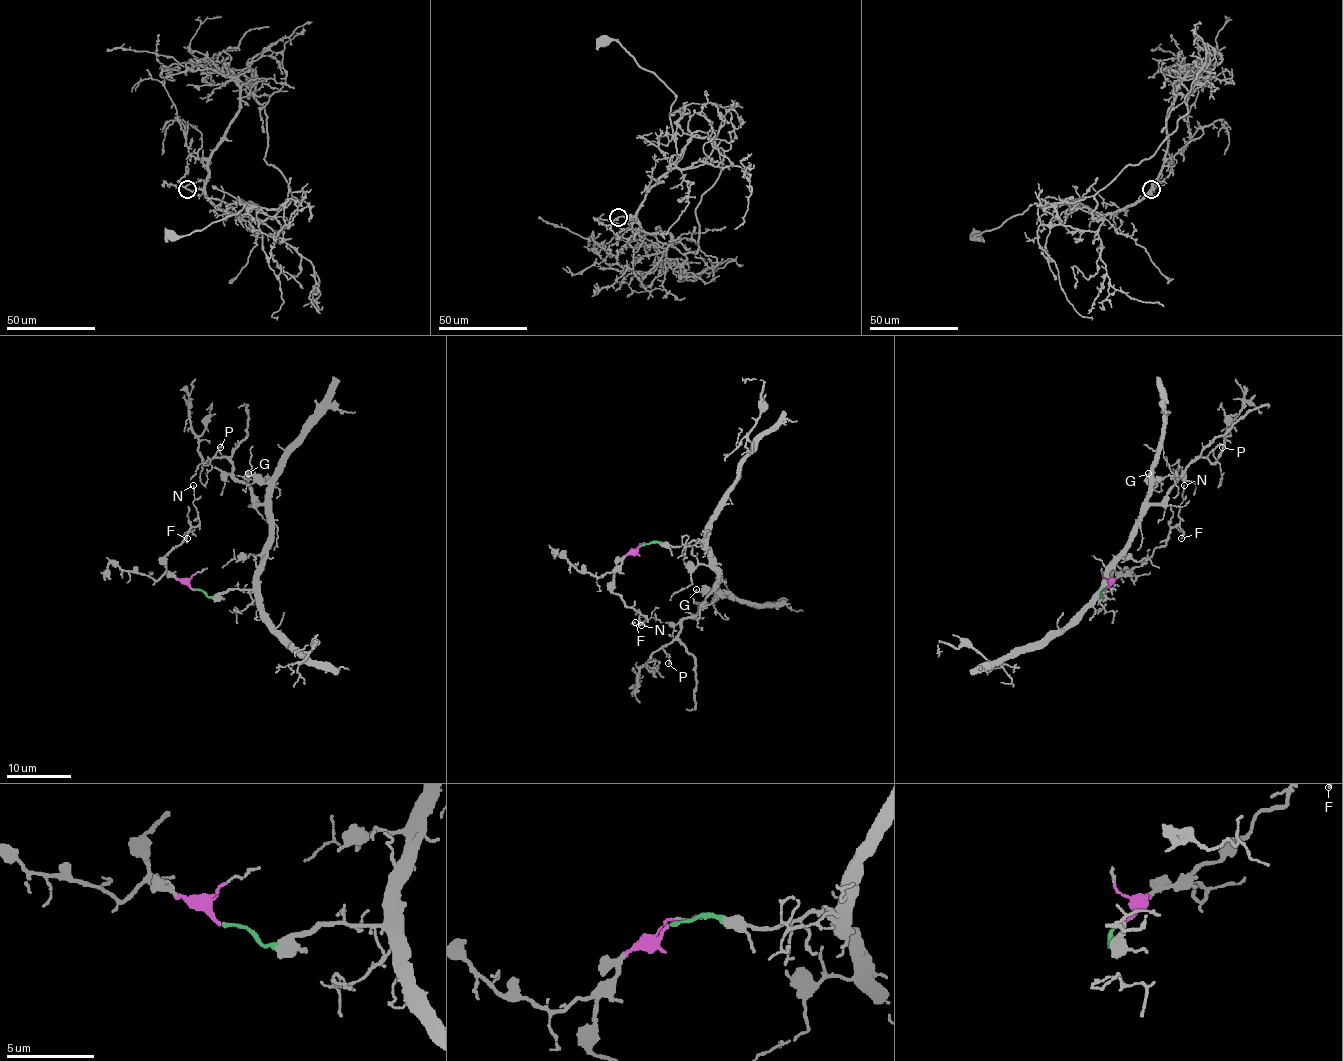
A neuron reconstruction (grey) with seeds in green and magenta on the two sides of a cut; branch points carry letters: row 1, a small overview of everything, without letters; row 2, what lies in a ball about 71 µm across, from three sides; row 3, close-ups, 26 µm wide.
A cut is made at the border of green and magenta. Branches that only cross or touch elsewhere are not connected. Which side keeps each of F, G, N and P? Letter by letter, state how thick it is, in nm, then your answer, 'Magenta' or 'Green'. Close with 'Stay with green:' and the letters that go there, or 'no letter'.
F: Thickness 130 nm. Magenta
G: Thickness 170 nm. Green
N: Thickness 110 nm. Magenta
P: Thickness 110 nm. Green
Stay with green: G, P

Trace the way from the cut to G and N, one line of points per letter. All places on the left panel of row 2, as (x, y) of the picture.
G: (194, 589), (216, 596), (254, 586), (257, 568), (265, 555), (268, 534), (268, 485), (249, 475), (249, 472)
N: (192, 589), (166, 568), (164, 557), (199, 523), (194, 505), (194, 485)

